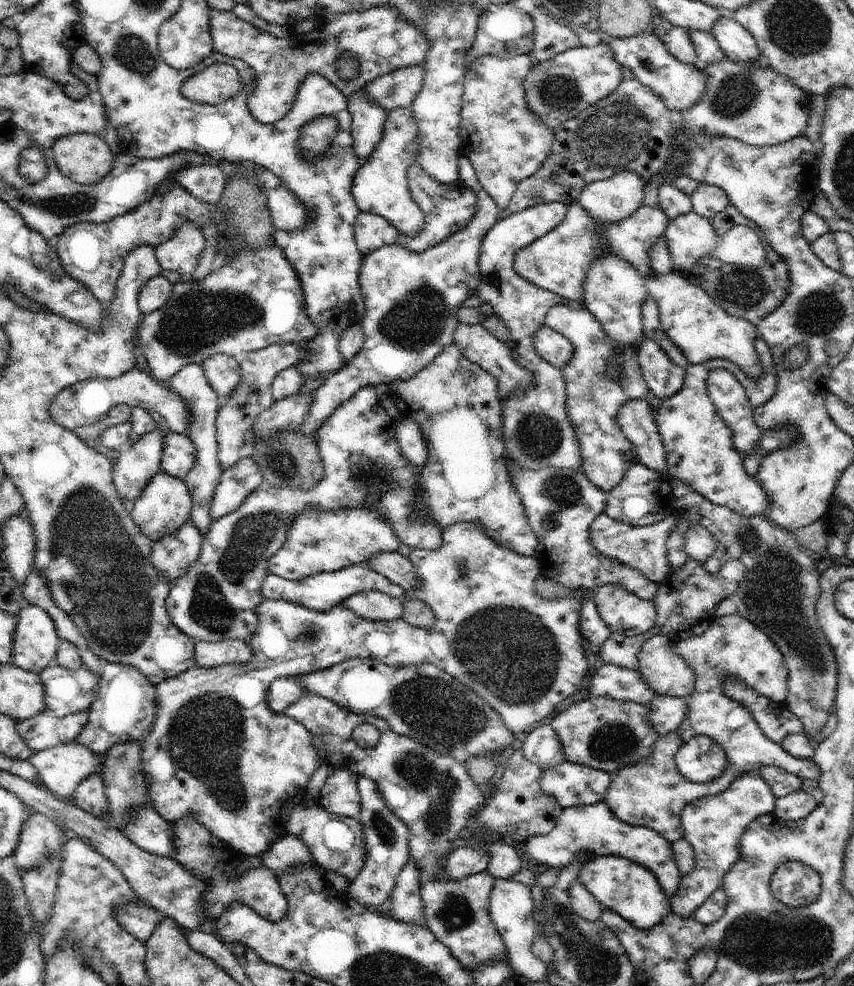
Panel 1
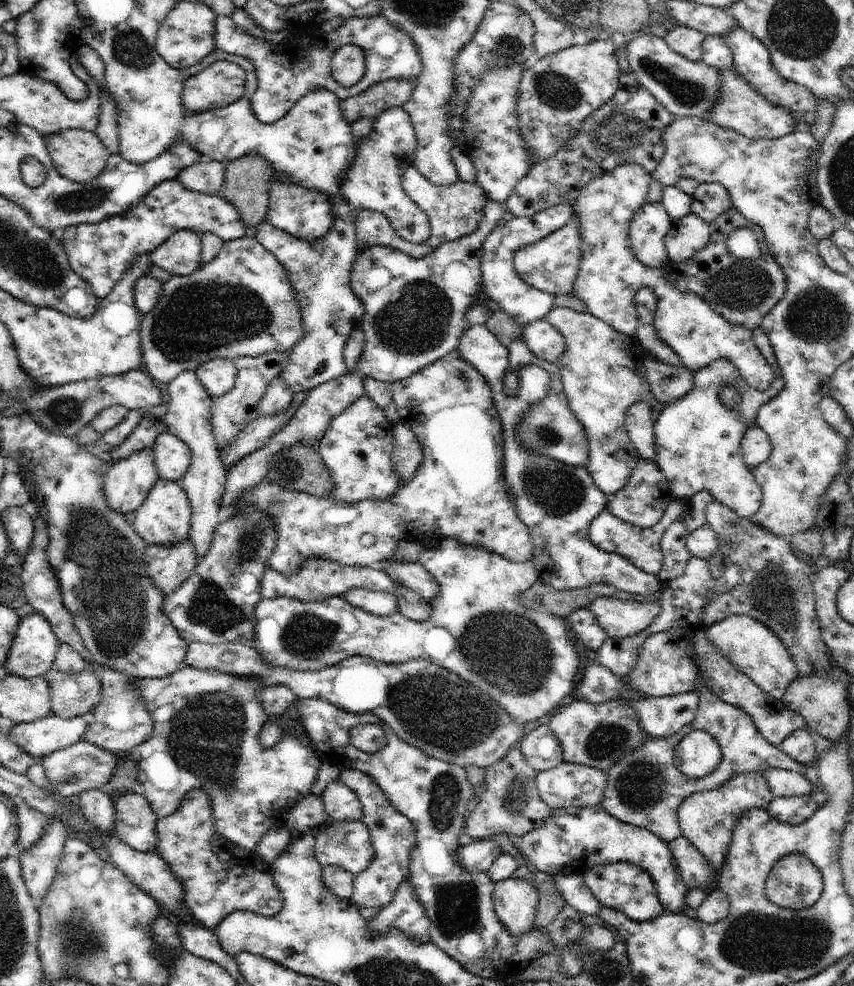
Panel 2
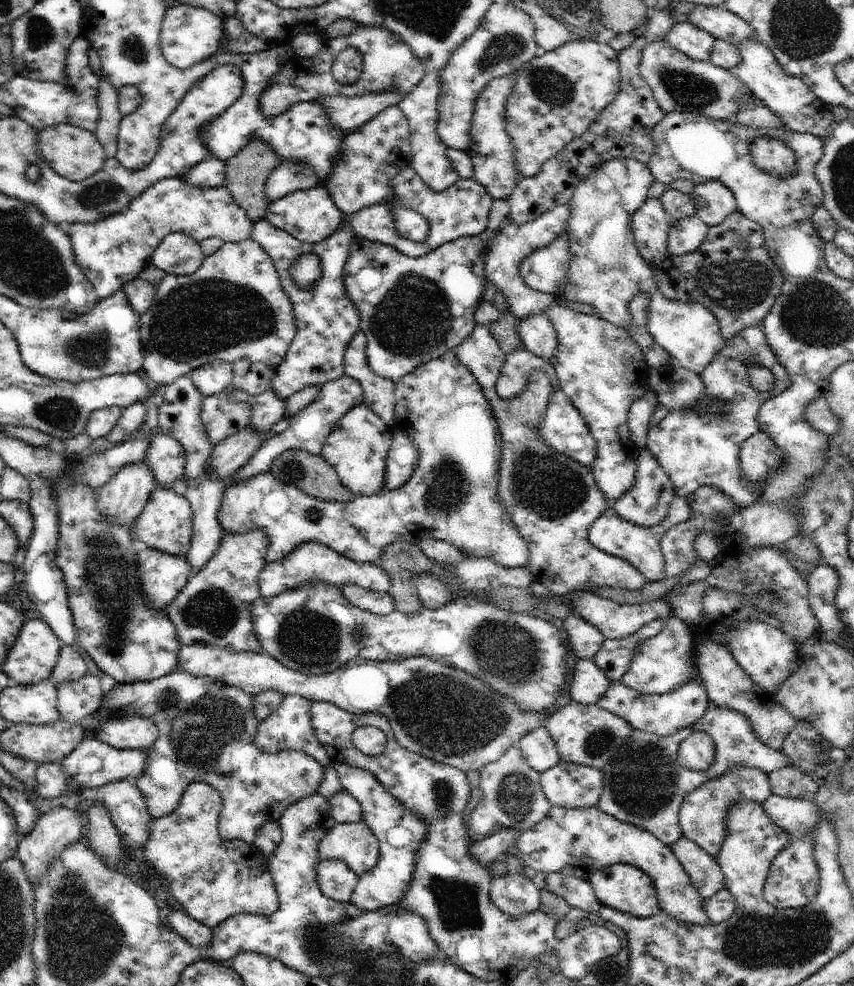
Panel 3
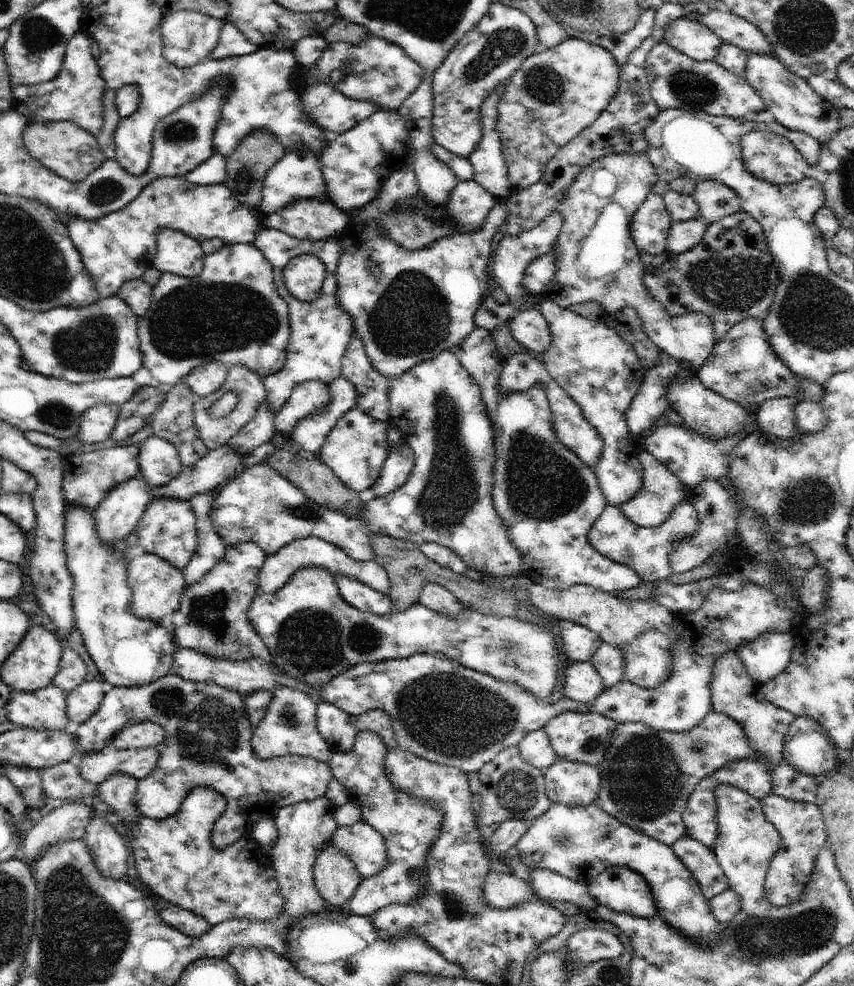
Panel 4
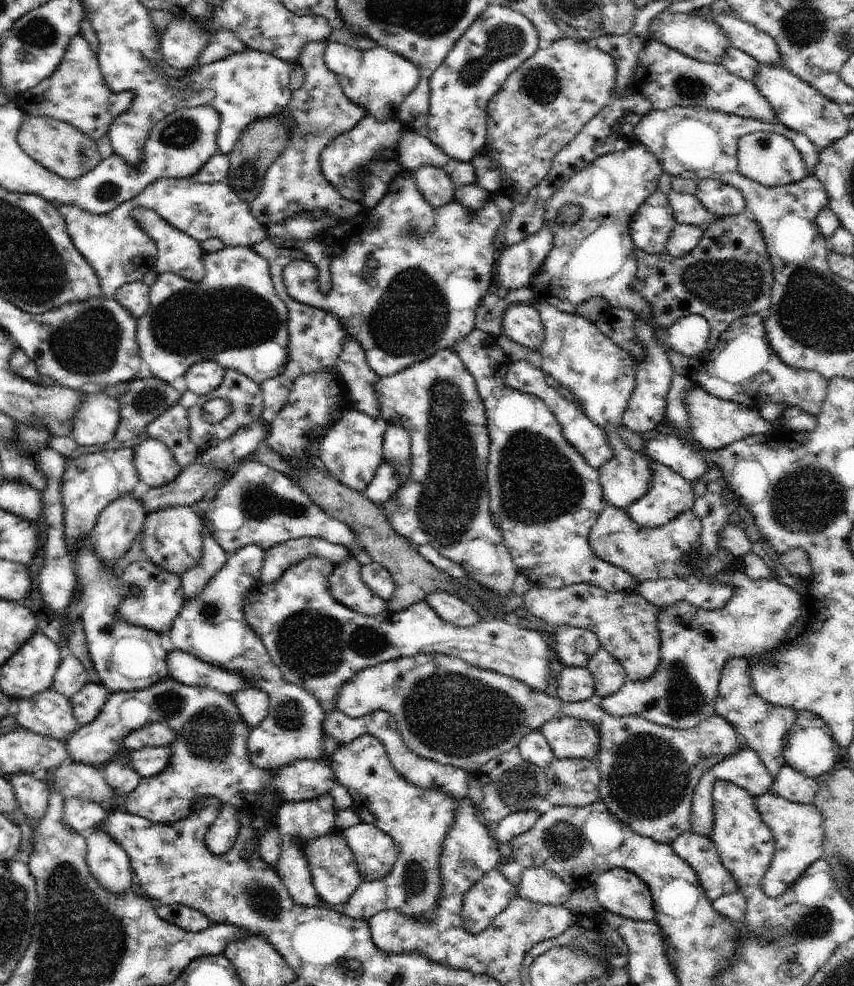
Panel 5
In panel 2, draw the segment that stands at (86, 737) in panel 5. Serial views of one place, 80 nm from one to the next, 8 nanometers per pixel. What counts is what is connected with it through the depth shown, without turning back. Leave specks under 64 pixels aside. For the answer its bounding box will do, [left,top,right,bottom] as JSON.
[136,666,322,852]

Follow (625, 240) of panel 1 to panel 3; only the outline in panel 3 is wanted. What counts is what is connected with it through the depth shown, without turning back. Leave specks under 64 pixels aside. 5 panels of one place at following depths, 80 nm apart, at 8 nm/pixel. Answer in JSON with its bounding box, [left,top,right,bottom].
[520,198,674,295]

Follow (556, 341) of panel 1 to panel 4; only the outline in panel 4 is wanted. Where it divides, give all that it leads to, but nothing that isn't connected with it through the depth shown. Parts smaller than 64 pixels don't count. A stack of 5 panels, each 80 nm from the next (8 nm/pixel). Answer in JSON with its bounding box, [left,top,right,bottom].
[507,306,551,356]

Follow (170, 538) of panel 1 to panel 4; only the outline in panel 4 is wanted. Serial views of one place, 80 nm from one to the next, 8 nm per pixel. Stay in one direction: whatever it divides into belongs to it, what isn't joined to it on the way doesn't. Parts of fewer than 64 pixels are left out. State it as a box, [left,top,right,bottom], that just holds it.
[127,553,187,624]

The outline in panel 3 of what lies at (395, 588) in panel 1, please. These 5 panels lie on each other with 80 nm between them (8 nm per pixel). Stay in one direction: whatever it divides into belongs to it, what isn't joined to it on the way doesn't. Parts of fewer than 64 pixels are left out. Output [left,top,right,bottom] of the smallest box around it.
[259,542,391,597]

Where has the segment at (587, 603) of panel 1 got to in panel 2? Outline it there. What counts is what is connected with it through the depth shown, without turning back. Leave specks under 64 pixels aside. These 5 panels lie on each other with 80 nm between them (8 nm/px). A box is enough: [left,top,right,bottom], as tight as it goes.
[567,606,609,652]

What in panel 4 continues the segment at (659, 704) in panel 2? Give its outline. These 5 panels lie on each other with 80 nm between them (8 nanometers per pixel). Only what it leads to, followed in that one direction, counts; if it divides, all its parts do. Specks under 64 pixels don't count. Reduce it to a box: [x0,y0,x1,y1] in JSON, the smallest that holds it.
[592,582,804,733]

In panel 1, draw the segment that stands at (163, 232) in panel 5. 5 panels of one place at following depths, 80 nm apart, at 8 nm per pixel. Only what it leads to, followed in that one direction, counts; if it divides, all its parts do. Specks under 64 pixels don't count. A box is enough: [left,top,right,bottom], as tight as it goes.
[156,222,206,275]

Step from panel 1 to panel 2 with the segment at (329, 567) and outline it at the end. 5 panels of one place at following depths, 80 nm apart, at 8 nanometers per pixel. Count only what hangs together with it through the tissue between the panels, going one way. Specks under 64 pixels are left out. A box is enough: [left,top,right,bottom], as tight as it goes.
[223,349,534,576]

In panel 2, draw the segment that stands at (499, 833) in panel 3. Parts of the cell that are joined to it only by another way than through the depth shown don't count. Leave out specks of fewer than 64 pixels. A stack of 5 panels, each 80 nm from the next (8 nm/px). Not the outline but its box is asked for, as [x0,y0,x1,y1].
[458,839,503,874]

